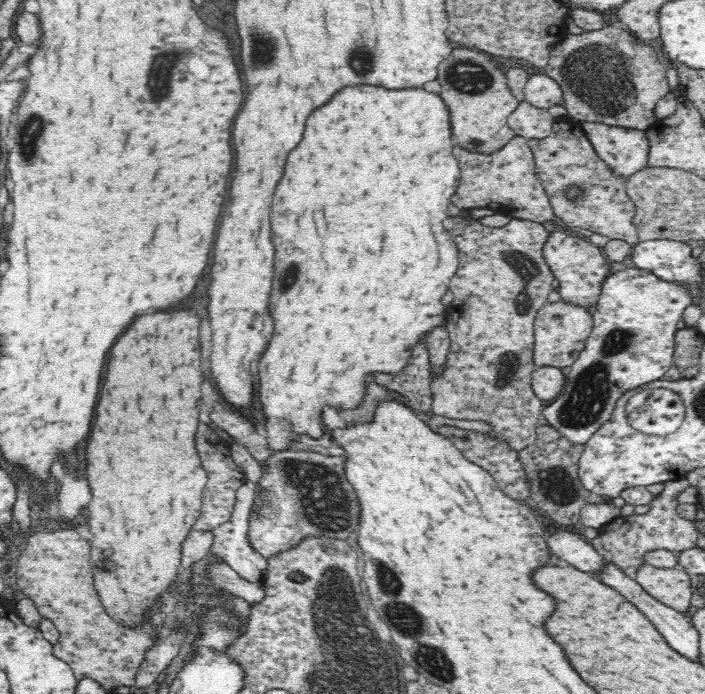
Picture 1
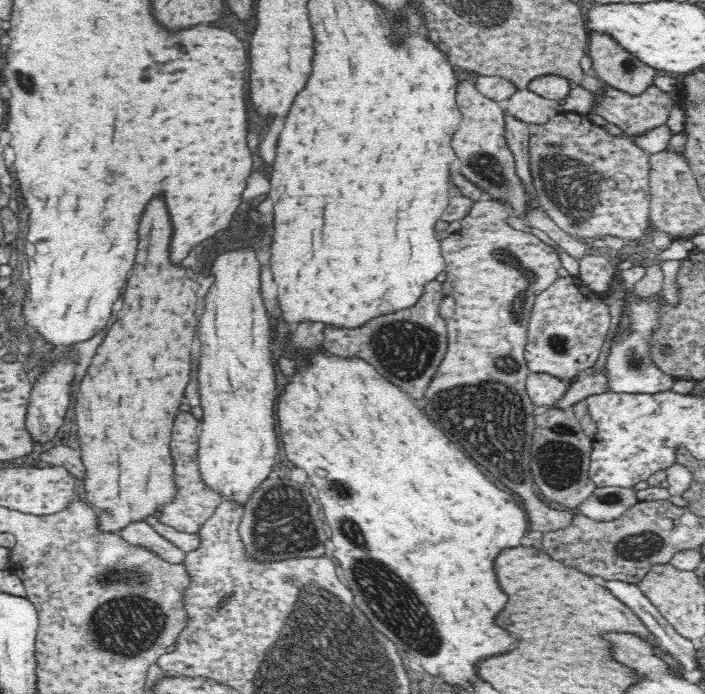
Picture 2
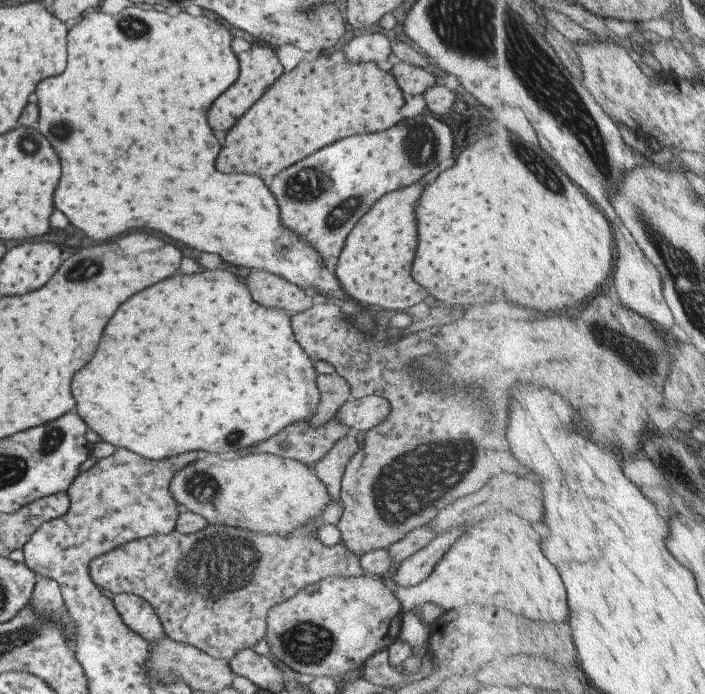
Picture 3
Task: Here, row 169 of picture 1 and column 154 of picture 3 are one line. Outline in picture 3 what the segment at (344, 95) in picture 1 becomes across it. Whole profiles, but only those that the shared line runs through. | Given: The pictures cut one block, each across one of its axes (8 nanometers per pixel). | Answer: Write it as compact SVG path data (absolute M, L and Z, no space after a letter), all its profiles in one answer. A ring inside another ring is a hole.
M203 270L191 276L175 274L167 280L161 280L139 294L125 300L111 320L107 322L99 348L91 362L83 366L73 376L73 398L75 398L75 412L83 420L90 430L99 436L100 440L115 446L133 451L135 454L149 460L161 460L177 454L185 454L191 450L203 450L203 452L237 452L247 446L253 446L257 442L263 442L267 438L281 432L283 428L305 420L308 422L311 414L315 412L319 402L319 390L315 384L314 362L307 358L302 348L297 346L295 337L290 327L290 317L283 310L263 308L257 302L249 298L247 288L235 280L235 276L227 270Z

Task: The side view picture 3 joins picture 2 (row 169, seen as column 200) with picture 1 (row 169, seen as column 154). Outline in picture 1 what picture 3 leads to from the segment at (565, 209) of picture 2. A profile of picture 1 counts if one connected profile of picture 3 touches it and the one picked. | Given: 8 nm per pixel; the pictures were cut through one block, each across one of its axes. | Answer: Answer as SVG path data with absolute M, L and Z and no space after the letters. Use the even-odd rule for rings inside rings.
M562 116L554 120L552 132L543 139L528 139L528 146L534 155L535 171L540 183L545 188L549 203L555 213L555 220L560 220L564 228L572 228L572 232L596 232L614 240L624 240L627 244L639 244L637 228L633 223L636 214L635 204L626 192L626 176L620 176L598 156L579 121Z

